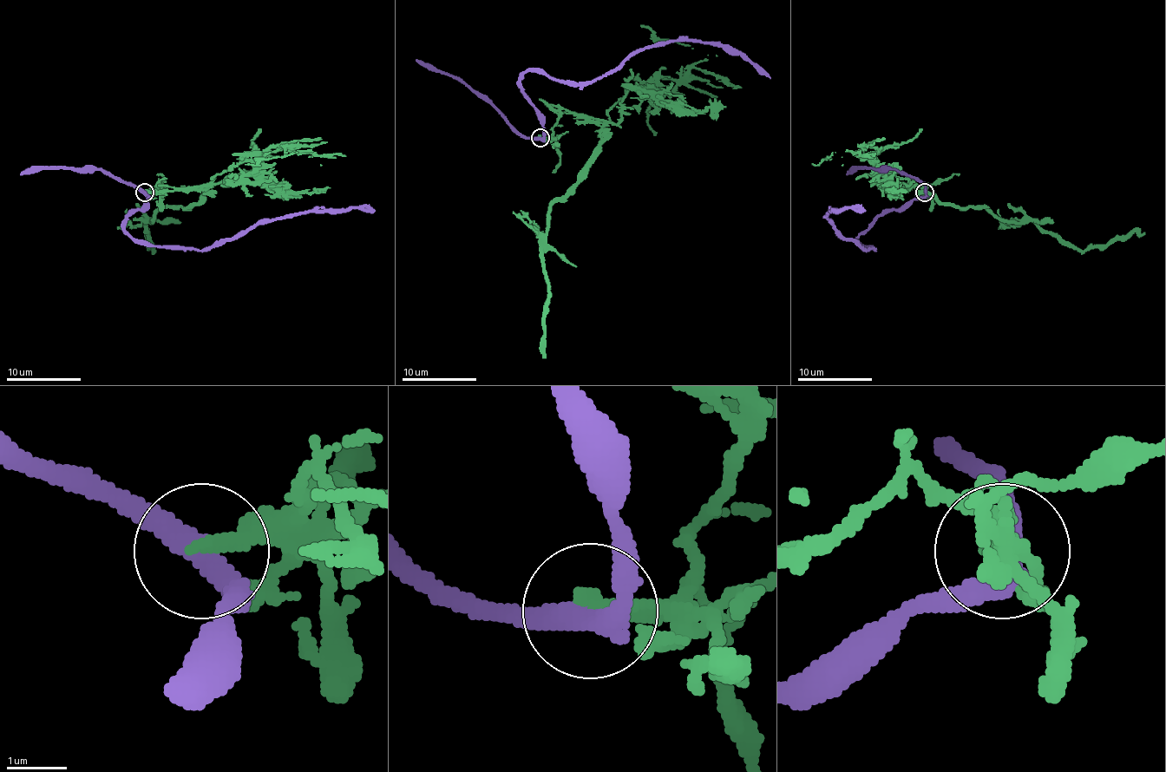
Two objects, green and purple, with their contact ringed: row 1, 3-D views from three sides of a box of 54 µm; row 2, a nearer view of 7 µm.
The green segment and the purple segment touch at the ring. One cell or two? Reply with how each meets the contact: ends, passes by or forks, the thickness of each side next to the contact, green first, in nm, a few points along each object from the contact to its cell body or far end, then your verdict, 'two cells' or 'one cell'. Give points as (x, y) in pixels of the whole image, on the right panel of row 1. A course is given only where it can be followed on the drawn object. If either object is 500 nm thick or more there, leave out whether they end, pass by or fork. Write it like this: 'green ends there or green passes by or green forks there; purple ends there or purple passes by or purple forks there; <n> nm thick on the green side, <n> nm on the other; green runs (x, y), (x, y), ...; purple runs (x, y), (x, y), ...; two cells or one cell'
green ends there; purple passes by; 220 nm thick on the green side, 400 nm on the other; green runs (925, 192), (913, 183), (895, 191), (913, 187), (940, 202), (1035, 220), (1082, 251), (1145, 232); purple runs (925, 192), (886, 209), (863, 230), (858, 239), (866, 251), (841, 233), (828, 213), (866, 212); two cells

